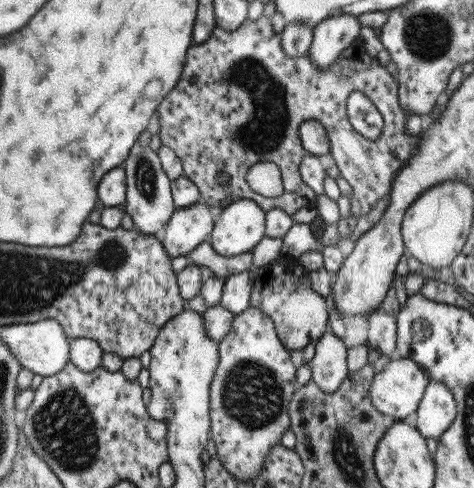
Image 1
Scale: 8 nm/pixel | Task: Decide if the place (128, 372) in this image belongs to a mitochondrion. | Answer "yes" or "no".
no

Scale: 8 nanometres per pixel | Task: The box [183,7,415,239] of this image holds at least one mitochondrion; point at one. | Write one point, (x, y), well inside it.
(261, 134)

